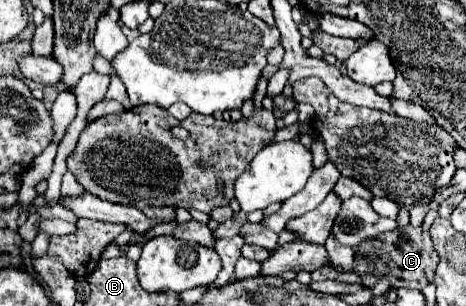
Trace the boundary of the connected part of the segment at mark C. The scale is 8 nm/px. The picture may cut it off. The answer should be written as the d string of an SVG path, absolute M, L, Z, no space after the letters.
M412 225L398 227L390 233L382 233L382 237L376 237L376 239L362 243L362 247L358 247L358 251L380 253L380 259L376 265L366 265L362 261L354 261L354 269L358 273L374 273L378 277L382 277L386 273L390 277L392 287L396 287L396 289L400 289L400 287L424 289L424 285L434 279L434 271L438 265L438 253L432 247L430 235L426 231L422 231L420 227L412 227Z

